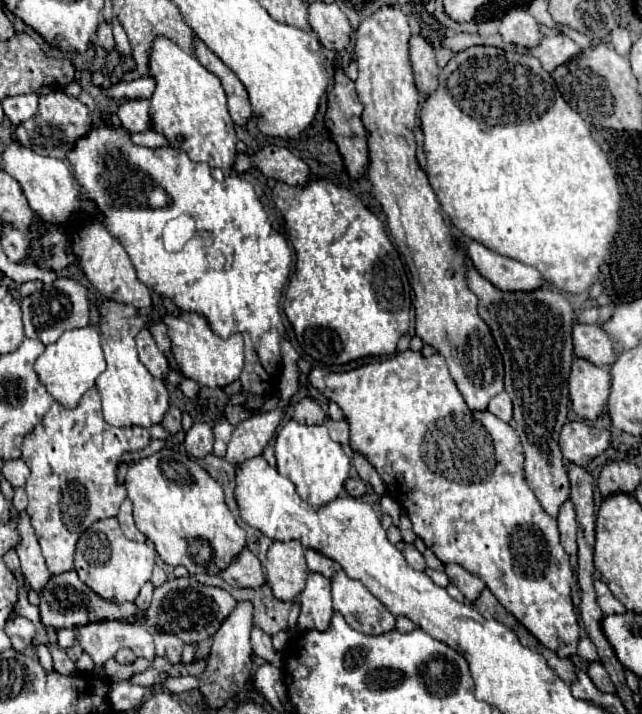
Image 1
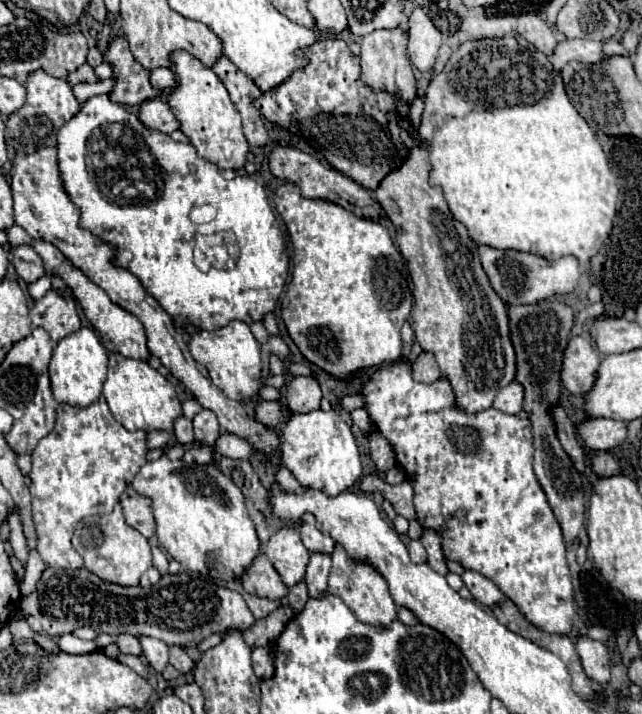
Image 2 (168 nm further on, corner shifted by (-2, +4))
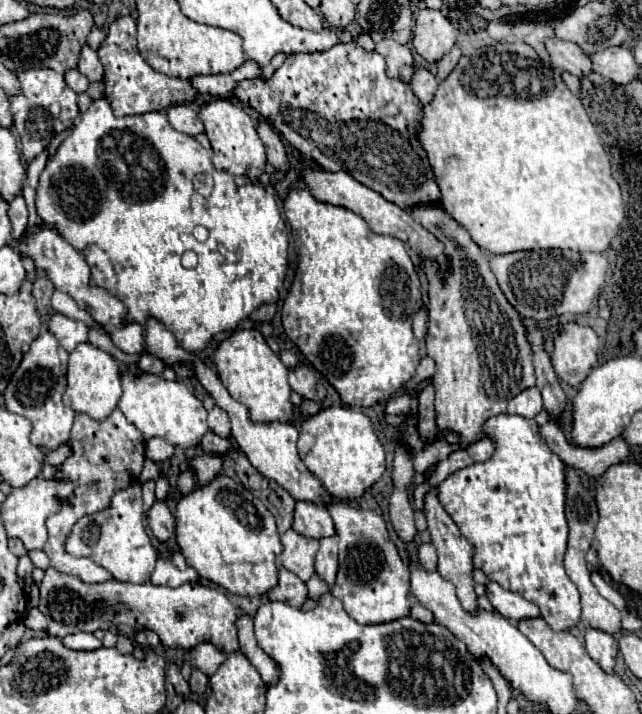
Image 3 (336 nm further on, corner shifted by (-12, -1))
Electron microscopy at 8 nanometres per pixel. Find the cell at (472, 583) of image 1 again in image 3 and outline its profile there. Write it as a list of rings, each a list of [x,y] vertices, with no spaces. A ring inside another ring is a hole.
[[[490,581],[486,585],[486,597],[490,599],[492,607],[510,621],[520,621],[520,619],[530,619],[530,617],[540,615],[538,607],[534,603],[526,601],[522,595],[518,595],[514,591],[500,587],[494,581]]]

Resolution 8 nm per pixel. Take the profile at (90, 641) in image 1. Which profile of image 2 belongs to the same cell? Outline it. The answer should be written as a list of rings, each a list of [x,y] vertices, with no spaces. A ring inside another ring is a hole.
[[[140,638],[140,644],[148,664],[156,672],[162,672],[168,666],[168,646],[164,642],[158,642],[156,638]]]

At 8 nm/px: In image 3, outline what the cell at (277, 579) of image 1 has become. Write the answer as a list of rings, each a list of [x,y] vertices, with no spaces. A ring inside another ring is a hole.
[[[288,529],[282,537],[282,553],[278,563],[282,567],[286,567],[288,571],[292,571],[294,575],[298,575],[302,581],[308,581],[314,573],[314,559],[316,559],[316,551],[318,551],[318,541],[316,539],[308,539],[292,529]]]

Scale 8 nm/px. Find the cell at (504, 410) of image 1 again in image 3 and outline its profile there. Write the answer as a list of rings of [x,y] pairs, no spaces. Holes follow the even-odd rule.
[[[536,387],[524,389],[520,395],[516,395],[508,403],[508,413],[522,415],[522,417],[528,417],[528,419],[534,419],[540,411],[542,411],[542,395]]]

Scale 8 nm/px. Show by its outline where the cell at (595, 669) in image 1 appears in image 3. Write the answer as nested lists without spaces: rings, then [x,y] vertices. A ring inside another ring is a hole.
[[[586,629],[586,651],[606,671],[612,673],[618,657],[618,641],[598,629]]]

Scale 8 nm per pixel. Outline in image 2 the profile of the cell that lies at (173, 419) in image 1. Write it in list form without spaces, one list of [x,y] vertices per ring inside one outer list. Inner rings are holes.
[[[180,416],[174,424],[174,436],[180,444],[192,444],[194,442],[194,430],[192,430],[192,420]]]

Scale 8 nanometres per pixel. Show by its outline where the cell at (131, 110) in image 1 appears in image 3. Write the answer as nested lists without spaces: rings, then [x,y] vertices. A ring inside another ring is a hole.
[[[172,105],[168,109],[168,123],[172,125],[172,129],[186,133],[186,135],[198,135],[204,133],[202,123],[196,117],[196,111],[188,105]]]

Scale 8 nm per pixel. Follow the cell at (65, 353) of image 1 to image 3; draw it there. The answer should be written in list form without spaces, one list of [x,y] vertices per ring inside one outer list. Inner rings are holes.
[[[80,343],[72,353],[68,361],[68,385],[64,393],[64,403],[70,405],[76,413],[86,413],[96,421],[102,421],[112,413],[112,409],[118,405],[118,399],[122,397],[120,387],[120,367],[108,355],[106,351],[94,347],[92,343]]]

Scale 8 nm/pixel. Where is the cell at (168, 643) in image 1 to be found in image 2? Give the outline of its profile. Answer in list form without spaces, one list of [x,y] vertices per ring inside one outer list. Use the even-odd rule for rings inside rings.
[[[170,646],[170,664],[180,672],[180,674],[188,674],[194,666],[194,662],[190,660],[190,656],[184,652],[182,646]]]

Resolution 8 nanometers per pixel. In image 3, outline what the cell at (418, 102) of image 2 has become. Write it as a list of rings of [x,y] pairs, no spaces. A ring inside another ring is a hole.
[[[416,69],[414,77],[410,81],[410,87],[412,87],[414,95],[420,99],[420,103],[428,105],[434,99],[434,93],[438,89],[438,79],[426,69]]]

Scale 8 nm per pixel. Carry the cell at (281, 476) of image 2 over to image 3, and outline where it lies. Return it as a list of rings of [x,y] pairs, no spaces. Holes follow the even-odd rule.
[[[328,503],[328,511],[336,525],[336,535],[340,537],[340,569],[330,593],[344,603],[344,609],[352,619],[362,625],[368,623],[390,623],[392,619],[402,619],[410,615],[410,595],[408,595],[408,567],[398,555],[396,545],[388,537],[384,519],[374,511],[354,509],[348,503]]]

